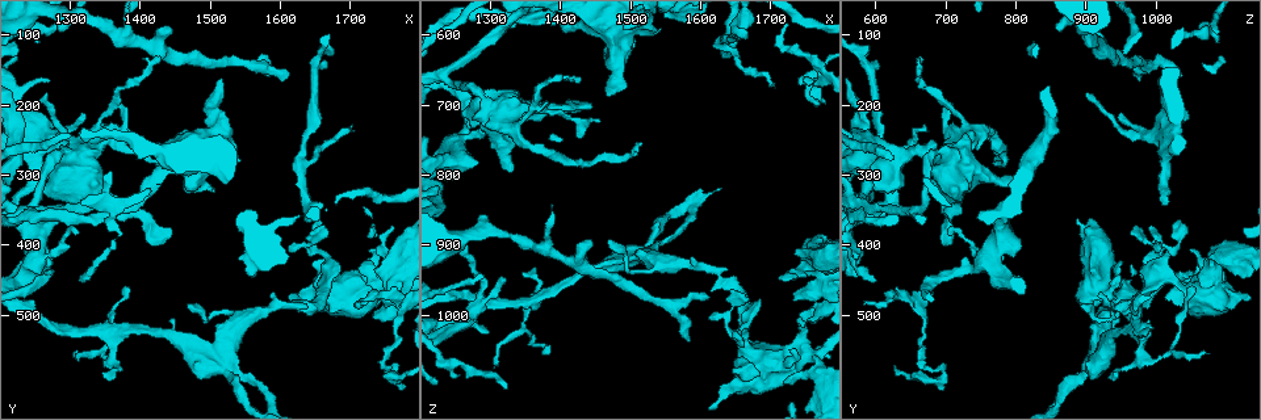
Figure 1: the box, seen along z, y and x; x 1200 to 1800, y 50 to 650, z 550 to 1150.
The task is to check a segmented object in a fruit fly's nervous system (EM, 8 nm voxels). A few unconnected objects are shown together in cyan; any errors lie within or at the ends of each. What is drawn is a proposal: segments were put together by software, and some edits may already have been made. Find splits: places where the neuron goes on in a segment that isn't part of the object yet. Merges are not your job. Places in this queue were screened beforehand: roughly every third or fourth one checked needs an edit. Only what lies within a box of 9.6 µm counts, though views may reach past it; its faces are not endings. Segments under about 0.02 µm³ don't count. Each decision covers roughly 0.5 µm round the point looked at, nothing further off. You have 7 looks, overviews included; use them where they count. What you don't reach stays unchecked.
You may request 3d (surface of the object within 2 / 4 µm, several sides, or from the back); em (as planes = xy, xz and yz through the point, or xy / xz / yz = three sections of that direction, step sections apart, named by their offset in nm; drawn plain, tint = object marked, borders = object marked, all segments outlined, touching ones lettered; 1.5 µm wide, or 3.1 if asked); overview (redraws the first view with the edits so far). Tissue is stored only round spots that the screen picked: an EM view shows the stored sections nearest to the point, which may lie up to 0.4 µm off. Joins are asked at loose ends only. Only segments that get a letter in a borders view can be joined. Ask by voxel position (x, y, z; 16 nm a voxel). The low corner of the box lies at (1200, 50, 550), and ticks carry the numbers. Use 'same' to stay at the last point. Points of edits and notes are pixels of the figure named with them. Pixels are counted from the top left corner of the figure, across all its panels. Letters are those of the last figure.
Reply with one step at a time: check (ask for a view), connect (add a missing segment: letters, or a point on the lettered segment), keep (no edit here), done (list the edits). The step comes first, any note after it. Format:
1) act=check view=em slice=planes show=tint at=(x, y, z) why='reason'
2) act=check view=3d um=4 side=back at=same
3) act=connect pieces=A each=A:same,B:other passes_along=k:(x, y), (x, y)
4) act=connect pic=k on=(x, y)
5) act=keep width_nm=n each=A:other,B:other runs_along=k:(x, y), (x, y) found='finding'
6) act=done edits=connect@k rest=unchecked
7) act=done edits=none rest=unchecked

act=check view=3d um=2 at=(1710, 240, 670) why='tapers out'

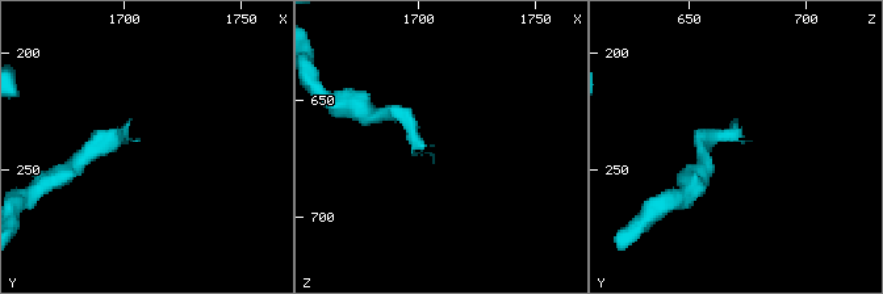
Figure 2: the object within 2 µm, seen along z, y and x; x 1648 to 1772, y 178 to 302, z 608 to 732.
act=check view=em slice=planes show=borders at=(1707, 237, 674)

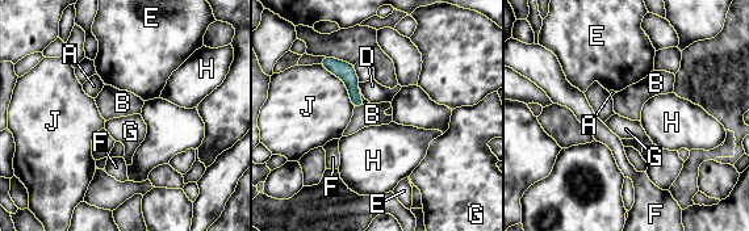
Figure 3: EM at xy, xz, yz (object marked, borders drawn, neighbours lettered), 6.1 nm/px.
act=connect pieces=B longest_contact=J:360nm each=A:other,B:same,D:other,E:other,F:other,G:other,H:other,J:other passes_along=3:(343, 70), (359, 106), (372, 114) found='the neuron continues'

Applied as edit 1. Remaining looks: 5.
act=check view=overview

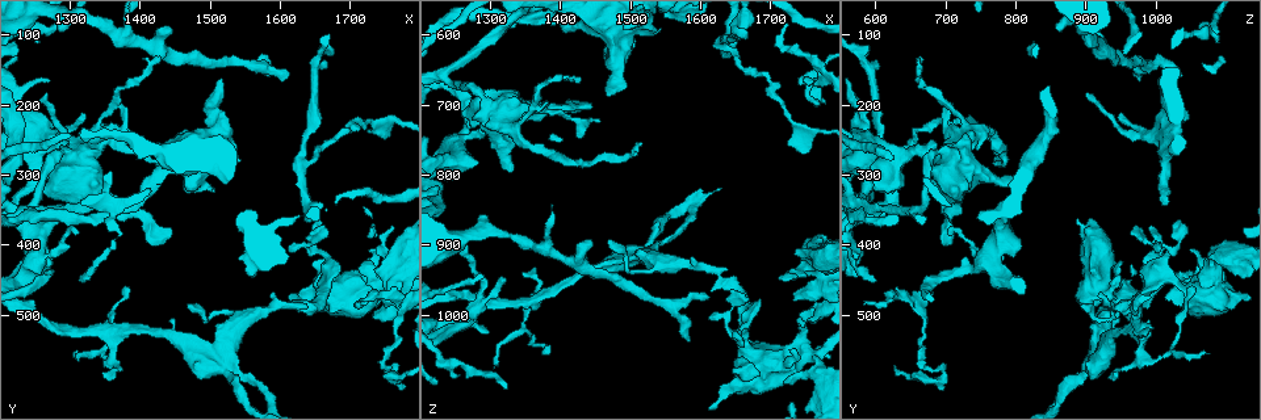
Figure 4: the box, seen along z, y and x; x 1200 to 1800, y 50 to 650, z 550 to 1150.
act=check view=em slice=xy step=4 show=borders at=(1440, 100, 895) why='an open end'

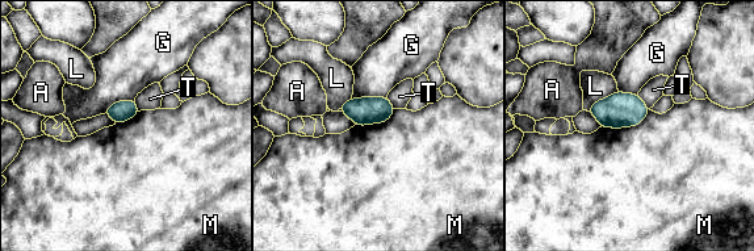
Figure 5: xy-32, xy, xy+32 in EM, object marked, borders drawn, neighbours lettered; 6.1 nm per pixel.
act=check view=em slice=planes show=borders at=same why='another direction'

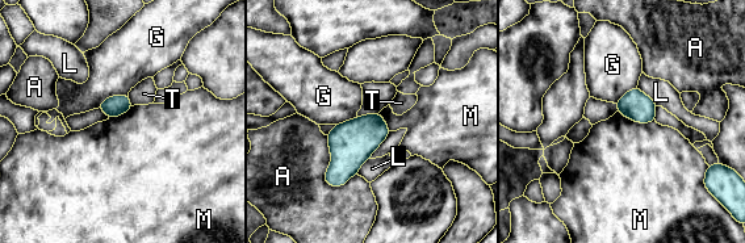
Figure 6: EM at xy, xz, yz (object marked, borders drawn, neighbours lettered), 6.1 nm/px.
act=keep longest_contact=A:340nm each=A:other,G:other,L:other,M:other,T:other border=6:(616, 112), (637, 122), (654, 121) found='none of them fits'

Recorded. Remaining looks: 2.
act=check view=em slice=planes show=borders at=(1325, 300, 795) why='branch stops here'

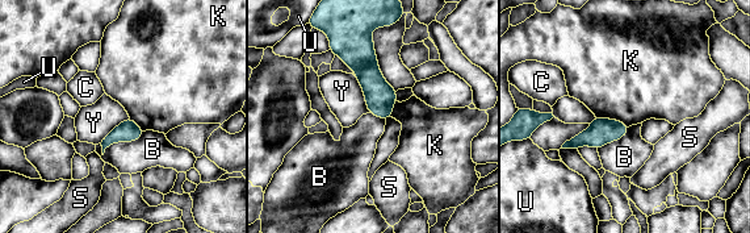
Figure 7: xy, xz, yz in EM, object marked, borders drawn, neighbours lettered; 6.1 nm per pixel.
act=keep each=B:other,C:other,K:other,S:other,U:other,Y:other found='none of them fits'

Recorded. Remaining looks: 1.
act=done edits=connect@3 rest=unchecked

